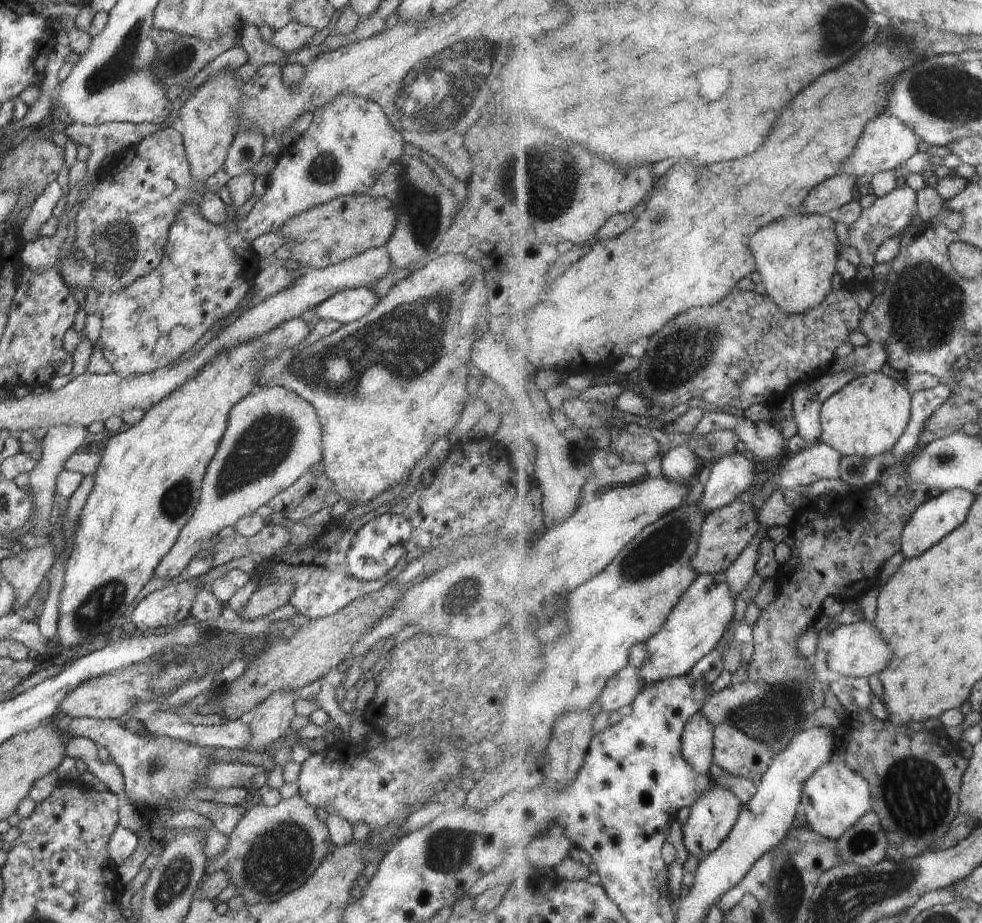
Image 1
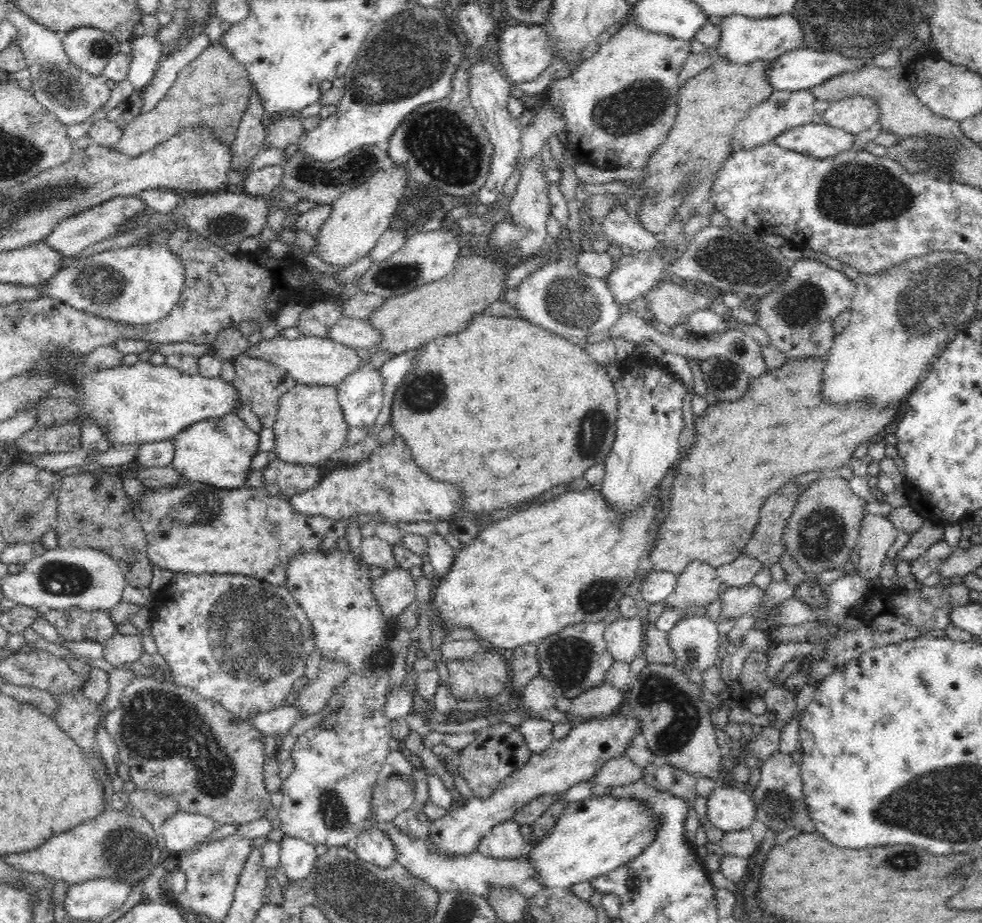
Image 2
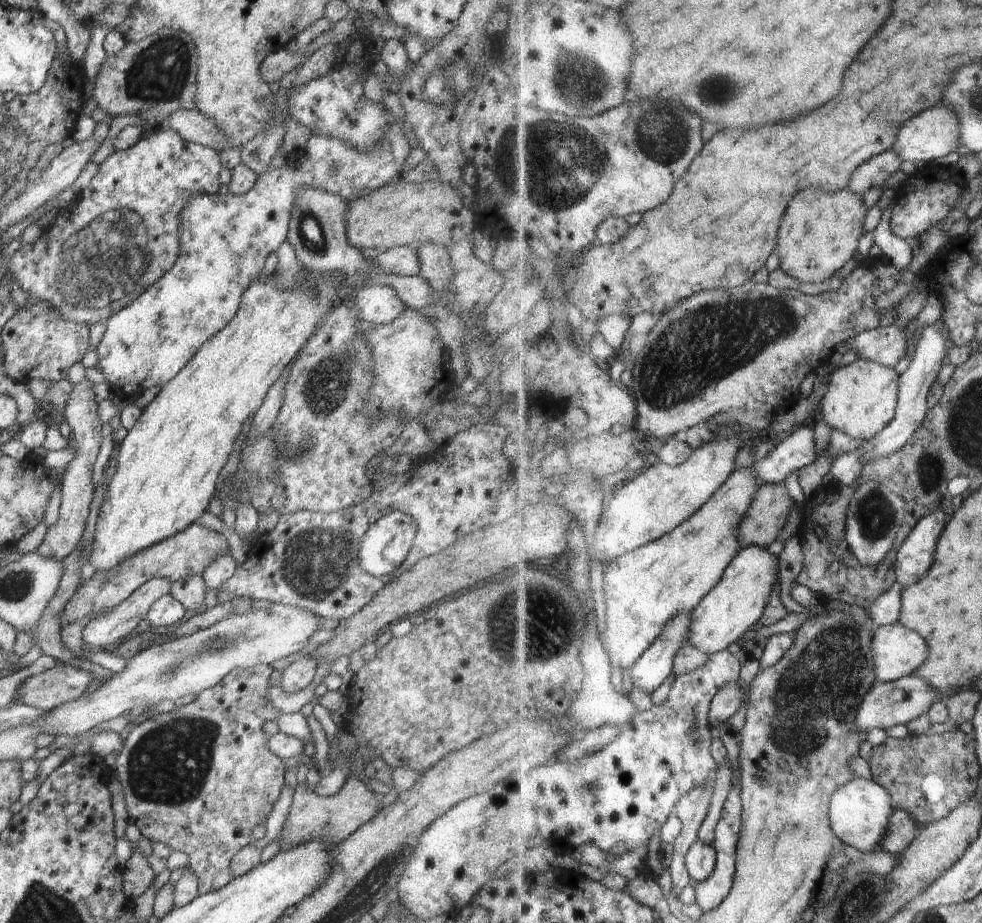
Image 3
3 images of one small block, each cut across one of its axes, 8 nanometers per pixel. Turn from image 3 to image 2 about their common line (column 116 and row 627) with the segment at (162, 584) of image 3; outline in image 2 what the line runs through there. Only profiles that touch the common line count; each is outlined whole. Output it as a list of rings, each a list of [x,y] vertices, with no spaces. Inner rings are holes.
[[[620,616],[606,625],[604,639],[615,661],[631,663],[642,653],[644,625],[647,624],[642,623],[638,616],[629,619]]]

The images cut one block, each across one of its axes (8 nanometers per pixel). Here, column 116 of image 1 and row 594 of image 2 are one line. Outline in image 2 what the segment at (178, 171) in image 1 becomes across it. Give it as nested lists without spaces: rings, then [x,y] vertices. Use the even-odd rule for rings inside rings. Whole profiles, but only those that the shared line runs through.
[[[175,573],[166,587],[152,594],[148,603],[151,606],[149,608],[152,621],[151,631],[157,646],[157,654],[159,654],[161,662],[168,665],[171,670],[172,683],[196,689],[202,698],[220,703],[226,710],[244,720],[281,707],[292,691],[292,684],[304,676],[304,668],[308,664],[310,652],[314,652],[315,649],[314,630],[310,619],[293,594],[285,586],[276,586],[257,578],[230,573]]]

